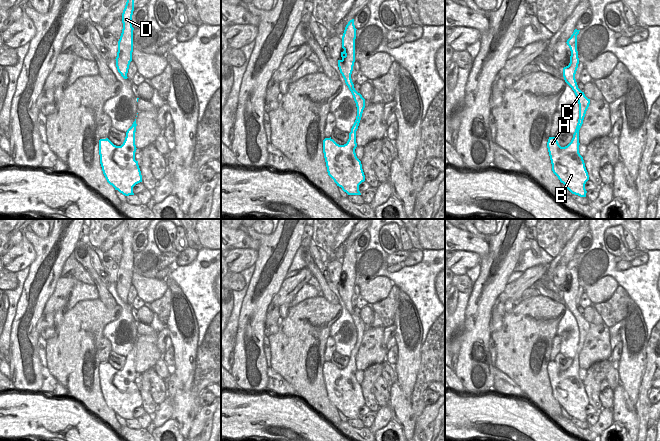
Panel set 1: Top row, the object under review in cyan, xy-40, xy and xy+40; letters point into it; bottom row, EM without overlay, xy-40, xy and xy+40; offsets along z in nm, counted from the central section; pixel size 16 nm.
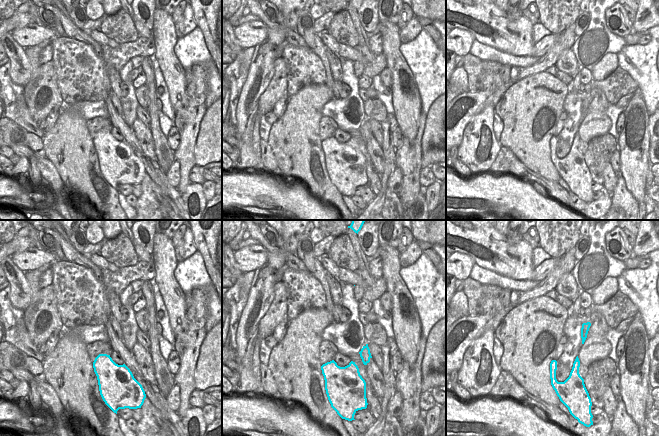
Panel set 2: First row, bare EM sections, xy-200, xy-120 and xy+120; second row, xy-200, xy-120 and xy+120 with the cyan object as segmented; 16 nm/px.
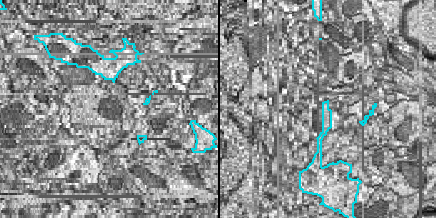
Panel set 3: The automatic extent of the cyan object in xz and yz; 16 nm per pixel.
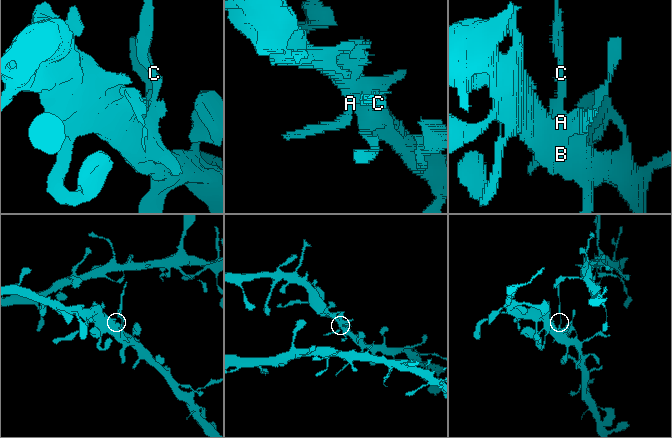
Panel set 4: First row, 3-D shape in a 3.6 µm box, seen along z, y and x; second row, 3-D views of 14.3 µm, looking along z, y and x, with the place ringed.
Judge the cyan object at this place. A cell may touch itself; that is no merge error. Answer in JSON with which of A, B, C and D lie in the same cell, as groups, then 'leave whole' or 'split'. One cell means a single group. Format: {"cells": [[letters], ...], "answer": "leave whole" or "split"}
{"cells": [["A", "B"], ["C", "D"]], "answer": "split"}

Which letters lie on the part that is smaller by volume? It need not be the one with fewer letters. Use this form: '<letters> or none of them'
C, D

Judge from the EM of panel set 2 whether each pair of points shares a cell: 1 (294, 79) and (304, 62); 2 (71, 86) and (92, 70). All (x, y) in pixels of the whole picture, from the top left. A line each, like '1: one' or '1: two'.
1: one
2: one

